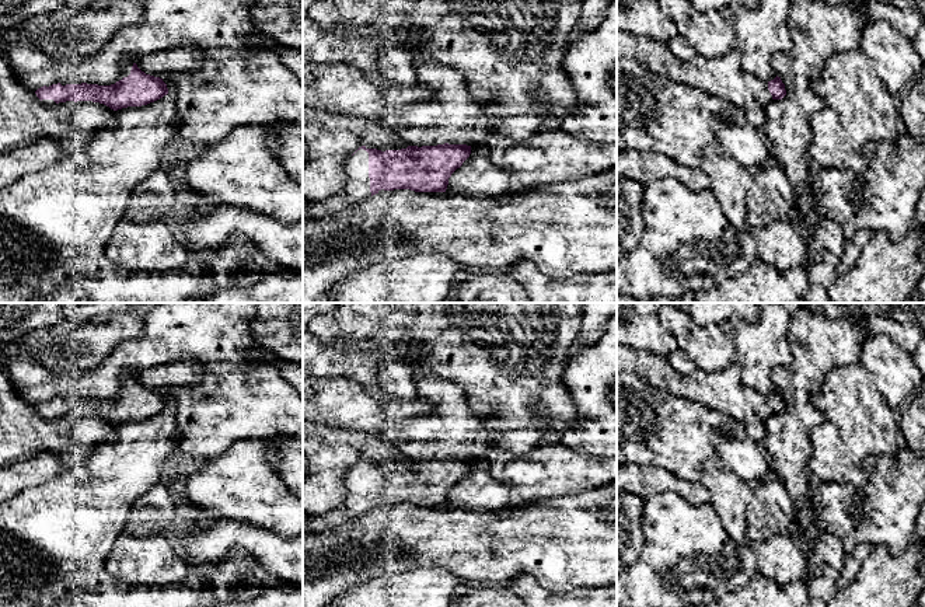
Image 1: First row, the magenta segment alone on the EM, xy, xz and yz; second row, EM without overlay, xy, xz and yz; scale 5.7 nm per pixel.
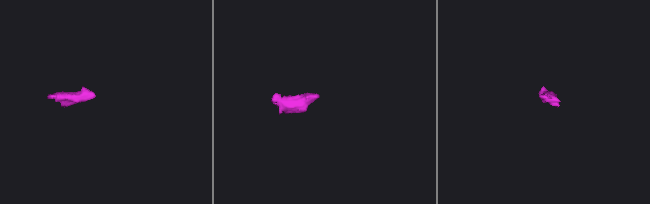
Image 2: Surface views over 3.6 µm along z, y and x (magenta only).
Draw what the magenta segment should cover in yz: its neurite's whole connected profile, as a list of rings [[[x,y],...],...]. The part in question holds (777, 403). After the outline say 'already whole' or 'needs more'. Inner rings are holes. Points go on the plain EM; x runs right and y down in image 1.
[[[617,345],[617,371],[636,374],[662,391],[719,411],[734,425],[743,425],[755,443],[765,442],[765,421],[786,409],[781,391],[765,397],[747,387],[736,362],[715,373],[697,369],[685,376],[676,371],[667,357]]] | needs more

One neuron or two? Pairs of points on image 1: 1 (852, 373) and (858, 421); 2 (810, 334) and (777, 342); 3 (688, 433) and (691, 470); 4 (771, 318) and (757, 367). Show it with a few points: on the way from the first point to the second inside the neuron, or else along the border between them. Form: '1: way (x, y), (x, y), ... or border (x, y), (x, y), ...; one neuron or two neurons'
1: way (852, 384), (852, 404), (857, 410); one neuron
2: border (789, 317), (789, 342), (792, 346); two neurons
3: way (688, 442), (688, 461); one neuron
4: way (771, 331), (757, 351), (757, 355); one neuron

